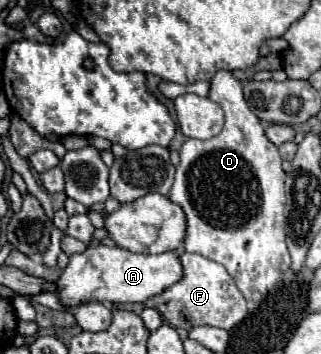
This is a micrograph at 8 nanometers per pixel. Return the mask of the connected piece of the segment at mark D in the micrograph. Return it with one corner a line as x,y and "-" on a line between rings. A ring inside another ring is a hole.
219,70
211,78
209,98
217,102
225,112
225,126
221,134
209,140
189,138
181,146
181,164
175,172
175,182
169,198
185,210
187,216
187,236
185,250
203,254
205,258
223,264
225,270
235,280
239,292
249,302
263,302
275,282
289,270
289,250
285,246
285,172
281,168
279,148
265,136
261,120
249,110
241,82
233,78
231,72

